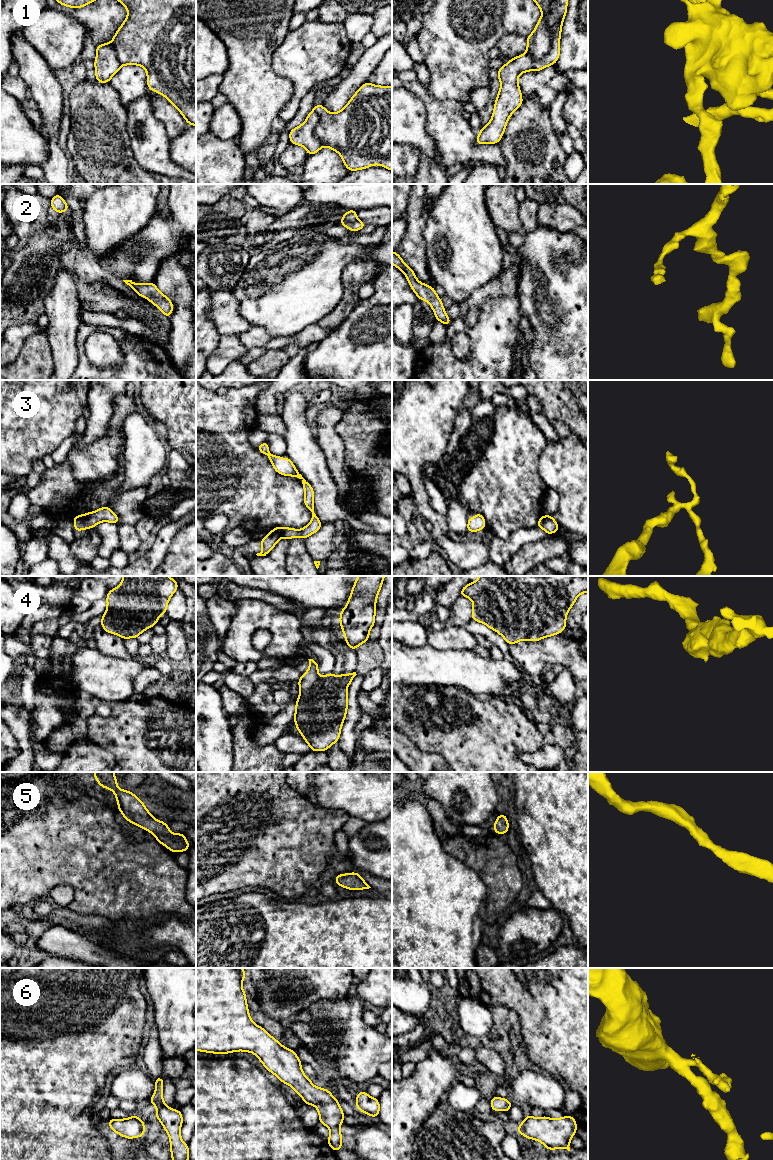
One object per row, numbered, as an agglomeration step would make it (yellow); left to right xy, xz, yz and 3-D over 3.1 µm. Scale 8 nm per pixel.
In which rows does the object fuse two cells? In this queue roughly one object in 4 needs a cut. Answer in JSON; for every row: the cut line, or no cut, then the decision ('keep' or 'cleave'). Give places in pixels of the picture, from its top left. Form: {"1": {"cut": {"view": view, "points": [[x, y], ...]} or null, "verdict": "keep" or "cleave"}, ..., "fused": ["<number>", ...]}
{"1": {"cut": {"view": "yz", "points": [[554, 0], [547, 17], [551, 45], [534, 60]]}, "verdict": "cleave"}, "2": {"cut": null, "verdict": "keep"}, "3": {"cut": {"view": "xy", "points": [[81, 515], [81, 521], [86, 527]]}, "verdict": "cleave"}, "4": {"cut": null, "verdict": "keep"}, "5": {"cut": null, "verdict": "keep"}, "6": {"cut": null, "verdict": "keep"}, "fused": ["1", "3"]}

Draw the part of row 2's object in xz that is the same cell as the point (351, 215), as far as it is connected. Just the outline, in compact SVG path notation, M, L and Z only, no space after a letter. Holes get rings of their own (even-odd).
M349 209L347 213L343 215L340 225L344 225L350 231L359 231L366 226L366 224L357 218L357 211Z

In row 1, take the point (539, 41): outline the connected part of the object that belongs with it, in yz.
M534 0L541 9L542 16L536 23L534 31L526 38L527 51L534 60L539 60L545 56L551 46L552 31L548 27L547 17L550 11L550 4L554 0Z

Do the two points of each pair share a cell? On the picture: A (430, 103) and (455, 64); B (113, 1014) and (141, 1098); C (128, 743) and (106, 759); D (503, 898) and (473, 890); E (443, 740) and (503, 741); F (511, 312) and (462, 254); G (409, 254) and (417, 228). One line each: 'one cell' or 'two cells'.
A: two cells
B: two cells
C: two cells
D: two cells
E: one cell
F: two cells
G: one cell

